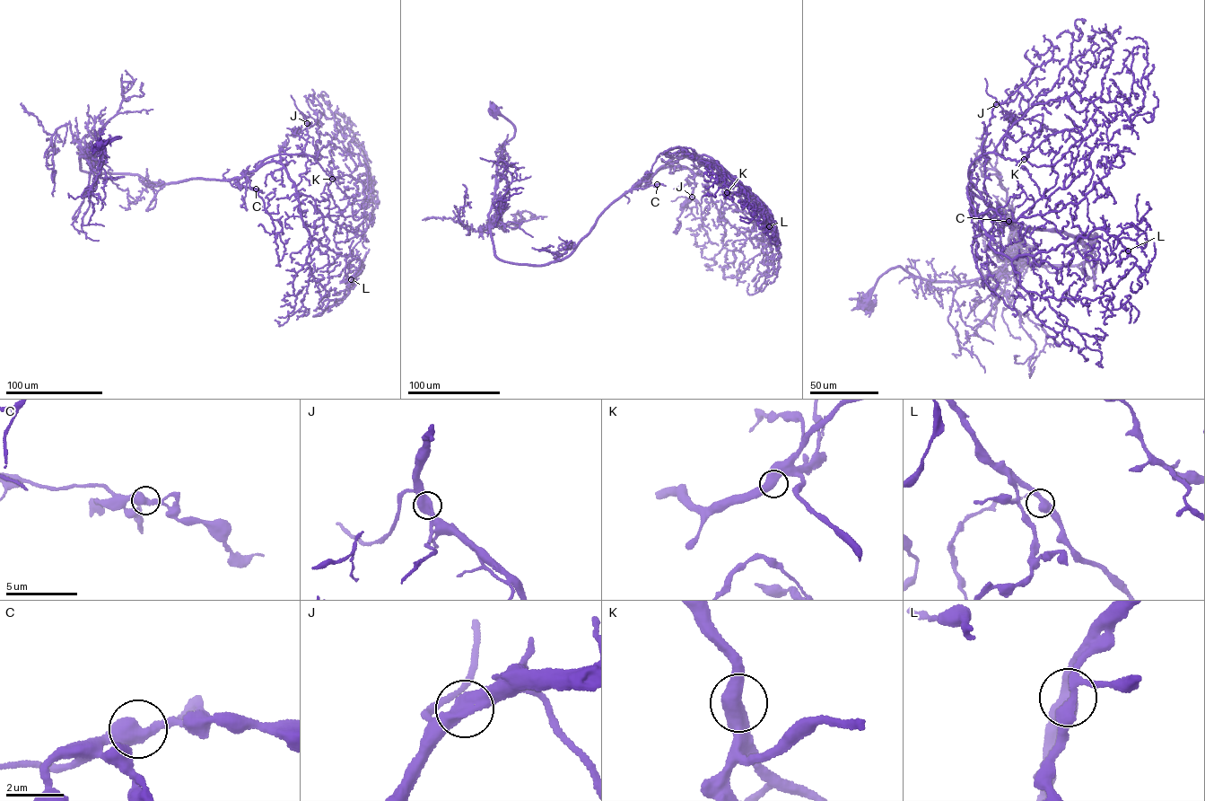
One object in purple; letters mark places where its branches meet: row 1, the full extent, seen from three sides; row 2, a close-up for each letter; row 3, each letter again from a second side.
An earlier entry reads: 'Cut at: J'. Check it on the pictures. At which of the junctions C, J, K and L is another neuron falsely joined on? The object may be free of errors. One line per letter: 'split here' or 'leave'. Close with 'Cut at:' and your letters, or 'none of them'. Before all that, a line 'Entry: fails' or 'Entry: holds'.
Entry: holds
C: leave
J: split here
K: leave
L: leave
Cut at: J

